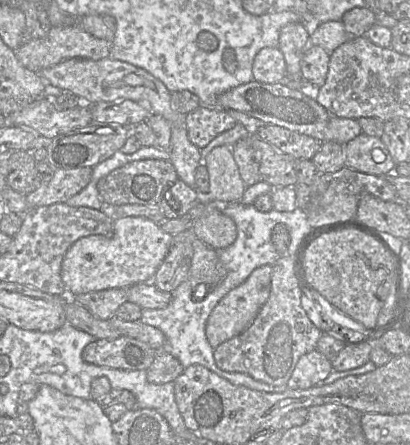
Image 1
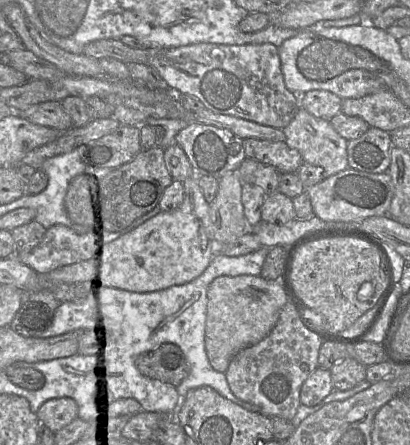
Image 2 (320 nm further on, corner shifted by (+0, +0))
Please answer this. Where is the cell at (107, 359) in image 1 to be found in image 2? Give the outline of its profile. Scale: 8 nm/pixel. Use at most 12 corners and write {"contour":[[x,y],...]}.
{"contour":[[163,343],[138,355],[142,375],[178,387],[189,374],[183,351]]}

